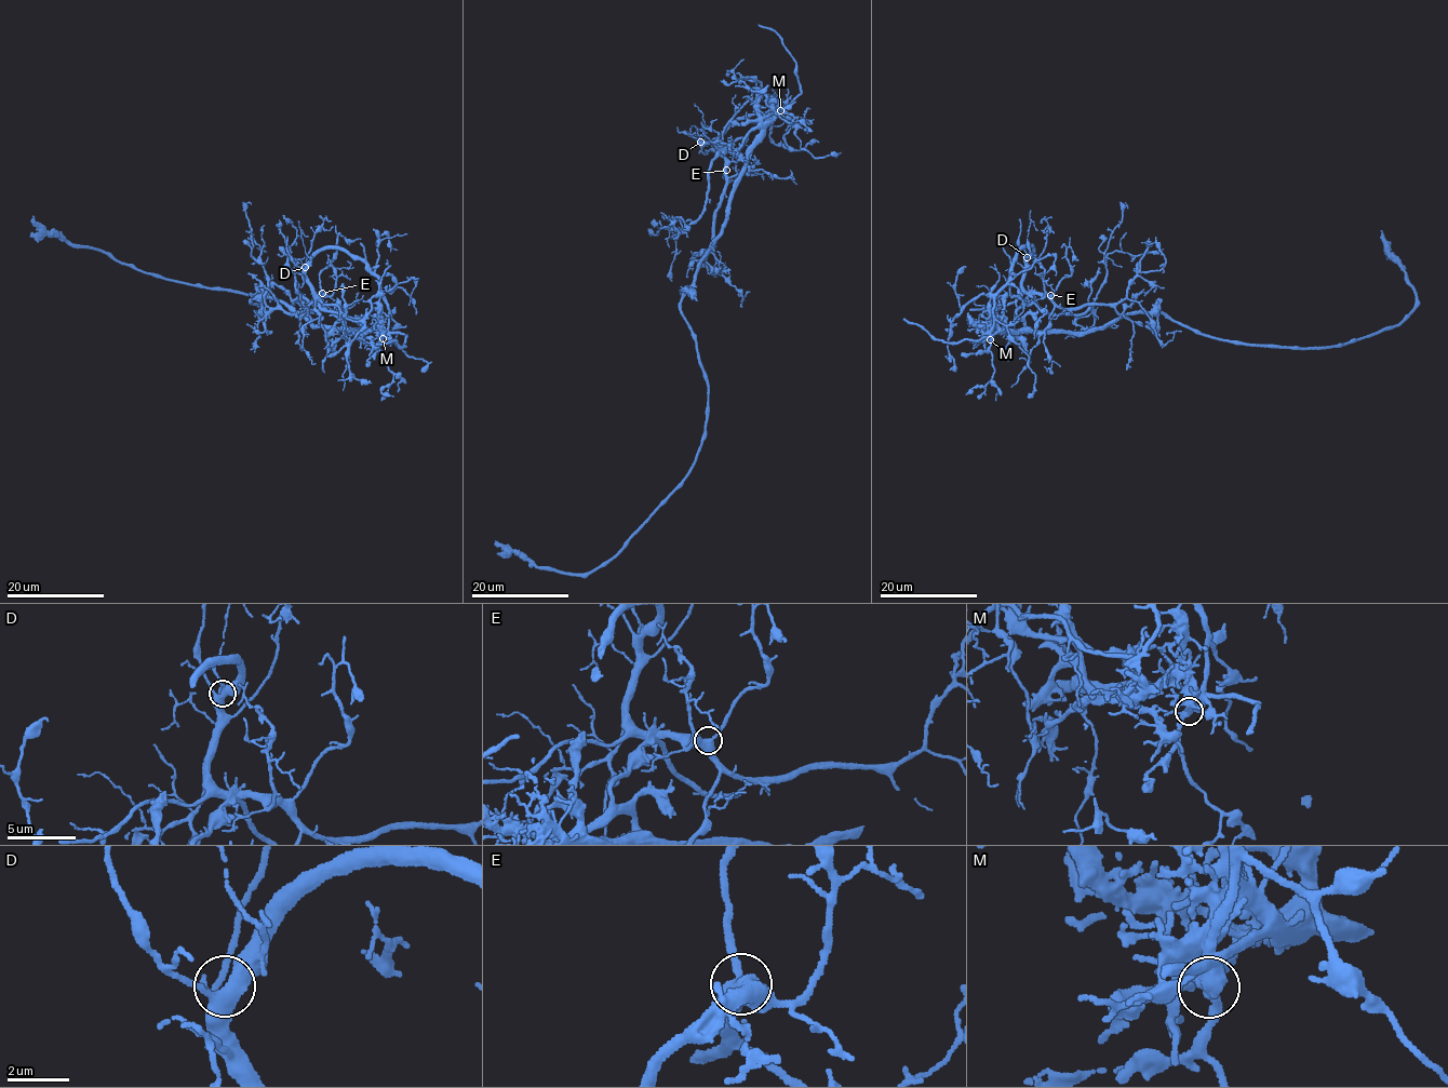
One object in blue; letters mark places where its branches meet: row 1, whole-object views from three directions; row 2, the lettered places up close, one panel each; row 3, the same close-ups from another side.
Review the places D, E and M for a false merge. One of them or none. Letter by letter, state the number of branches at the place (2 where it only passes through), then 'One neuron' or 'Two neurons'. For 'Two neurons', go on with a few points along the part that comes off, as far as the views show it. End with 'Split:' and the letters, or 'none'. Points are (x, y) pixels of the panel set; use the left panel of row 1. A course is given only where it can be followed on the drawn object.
D: Branches: 3. One neuron
E: Branches: 3. One neuron
M: Branches: 3. Two neurons. Course of the part to remove: (383, 337), (380, 281), (342, 250), (316, 254), (305, 281), (317, 298), (299, 318), (270, 309), (251, 204)
Split: M

